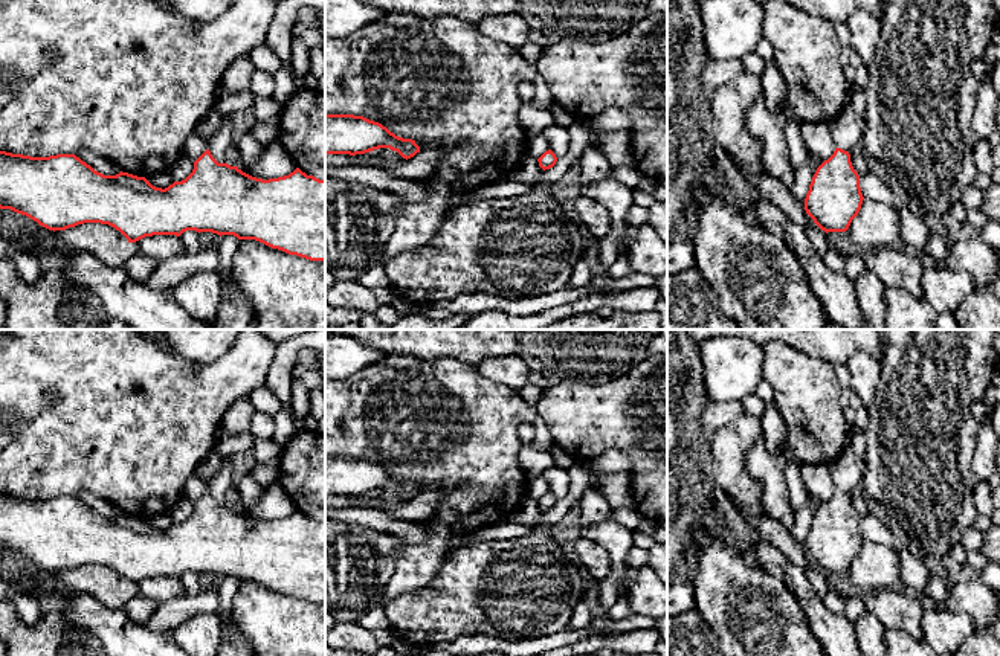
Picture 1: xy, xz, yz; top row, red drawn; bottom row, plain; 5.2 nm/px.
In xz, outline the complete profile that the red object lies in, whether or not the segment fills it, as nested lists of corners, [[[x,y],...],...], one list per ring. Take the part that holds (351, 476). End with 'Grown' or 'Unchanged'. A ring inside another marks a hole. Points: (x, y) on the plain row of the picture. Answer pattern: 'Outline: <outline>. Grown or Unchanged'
Outline: [[[325,456],[325,496],[365,496],[379,490],[397,493],[403,500],[420,494],[412,481],[391,474],[379,464],[354,456]]]. Unchanged

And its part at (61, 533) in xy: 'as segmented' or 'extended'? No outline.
as segmented

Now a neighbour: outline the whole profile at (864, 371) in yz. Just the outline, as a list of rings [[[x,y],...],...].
[[[856,351],[849,363],[850,389],[861,398],[863,406],[872,406],[881,374],[881,363],[866,351]]]

